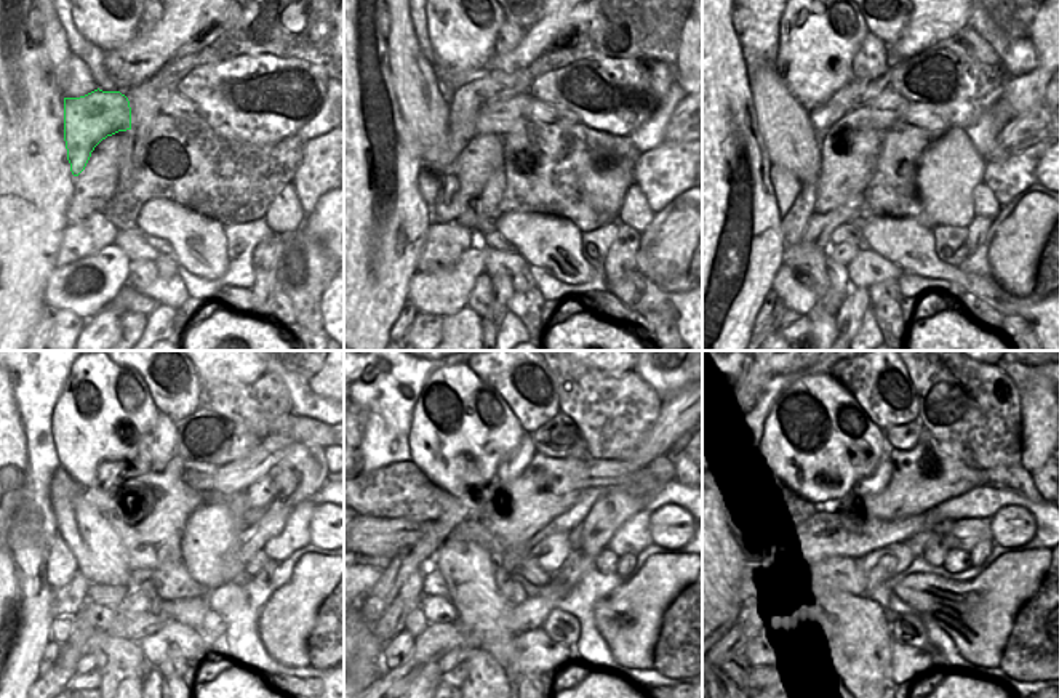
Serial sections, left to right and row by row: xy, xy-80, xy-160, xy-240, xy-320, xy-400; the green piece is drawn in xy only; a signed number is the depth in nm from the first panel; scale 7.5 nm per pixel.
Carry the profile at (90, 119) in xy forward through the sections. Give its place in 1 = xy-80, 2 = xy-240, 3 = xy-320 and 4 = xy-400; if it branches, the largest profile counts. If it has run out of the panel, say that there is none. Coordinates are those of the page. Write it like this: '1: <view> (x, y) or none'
1: xy-80 (469, 114)
2: xy-240 (200, 477)
3: xy-320 (595, 474)
4: xy-400 (1016, 479)

